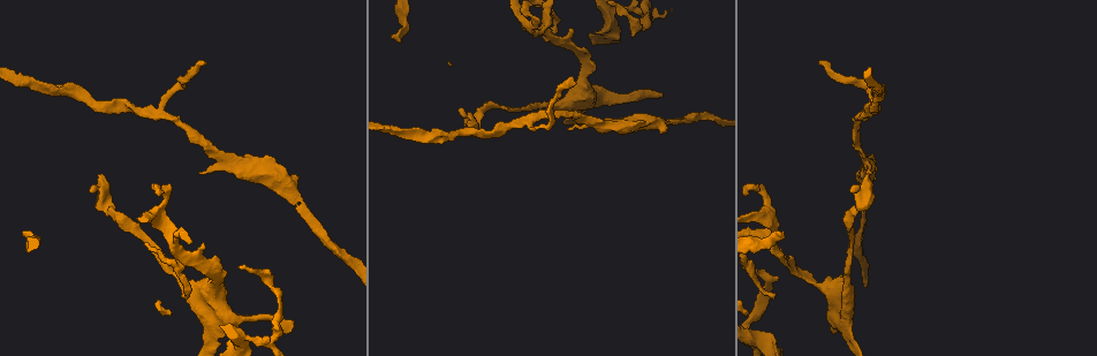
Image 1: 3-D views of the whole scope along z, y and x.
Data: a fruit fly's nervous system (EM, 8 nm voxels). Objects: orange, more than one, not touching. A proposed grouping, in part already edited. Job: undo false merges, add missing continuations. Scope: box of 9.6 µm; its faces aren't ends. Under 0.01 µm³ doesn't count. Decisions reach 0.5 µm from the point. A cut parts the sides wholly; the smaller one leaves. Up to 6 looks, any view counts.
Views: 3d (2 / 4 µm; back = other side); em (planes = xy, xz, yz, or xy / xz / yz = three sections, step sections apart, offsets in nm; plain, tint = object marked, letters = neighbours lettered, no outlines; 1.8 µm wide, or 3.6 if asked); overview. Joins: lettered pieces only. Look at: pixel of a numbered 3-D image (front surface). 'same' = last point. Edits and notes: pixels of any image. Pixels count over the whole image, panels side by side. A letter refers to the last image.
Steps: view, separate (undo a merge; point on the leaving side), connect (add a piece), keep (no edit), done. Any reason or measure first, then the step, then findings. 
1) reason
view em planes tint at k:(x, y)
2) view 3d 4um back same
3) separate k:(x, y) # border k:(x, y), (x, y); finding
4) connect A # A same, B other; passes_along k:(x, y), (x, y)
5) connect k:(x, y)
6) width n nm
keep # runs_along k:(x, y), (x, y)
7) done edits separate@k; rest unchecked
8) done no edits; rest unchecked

free end
view em yz step 8 tint at 1:(833, 333)

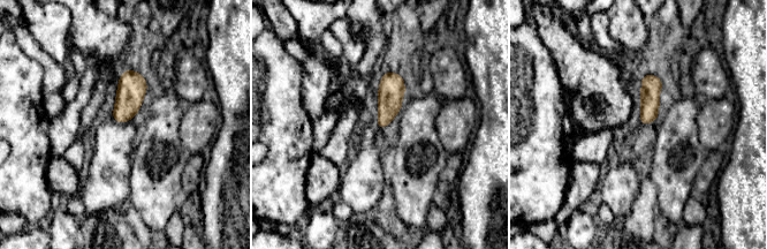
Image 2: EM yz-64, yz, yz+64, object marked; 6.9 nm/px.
view em yz step 8 letters same

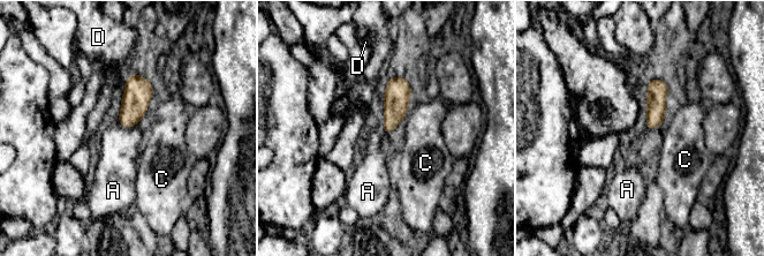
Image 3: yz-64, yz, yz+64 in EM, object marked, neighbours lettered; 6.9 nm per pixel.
keep # A other, C other, D other; border 3:(118, 122), (126, 127), (137, 125); no lettered piece goes on from it

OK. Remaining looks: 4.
free end
view em planes letters at 1:(568, 128)

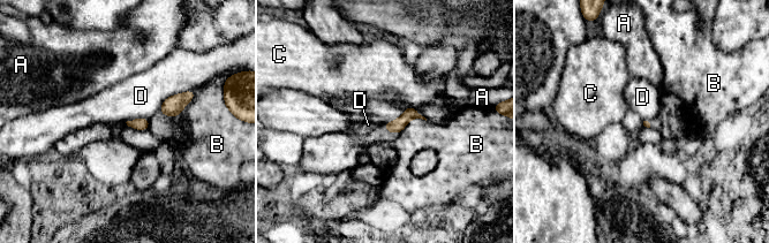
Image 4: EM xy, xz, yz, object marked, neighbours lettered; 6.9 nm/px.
keep # A other, B other, C other, D other; border 4:(195, 89), (168, 96), (158, 111); none of them fits

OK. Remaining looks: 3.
branch point
view 3d 4um at 1:(537, 116)

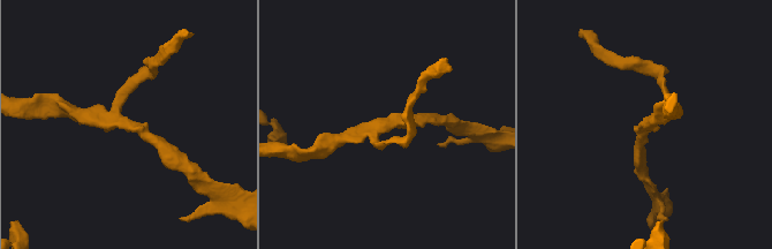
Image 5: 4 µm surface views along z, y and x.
now the EM
view em xz step 4 tint at 5:(643, 122)

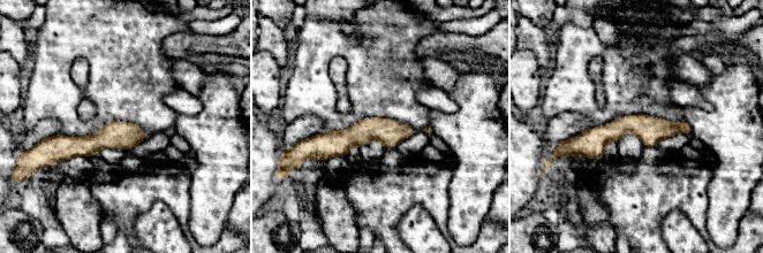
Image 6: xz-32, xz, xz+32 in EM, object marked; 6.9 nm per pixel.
view em planes letters same

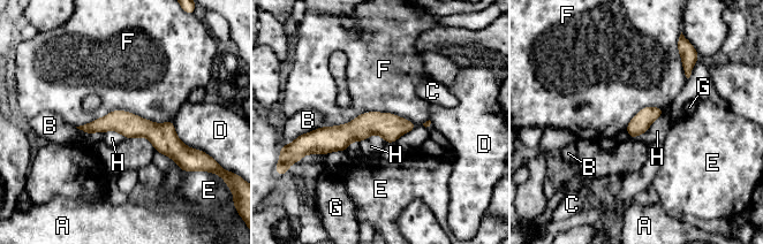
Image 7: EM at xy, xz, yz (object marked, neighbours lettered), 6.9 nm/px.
width 140 nm; longest_contact F 650 nm
keep # A other, B other, C other, D other, E other, F other, G other, H other; one neuron here

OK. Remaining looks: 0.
done no edits; rest unchecked

